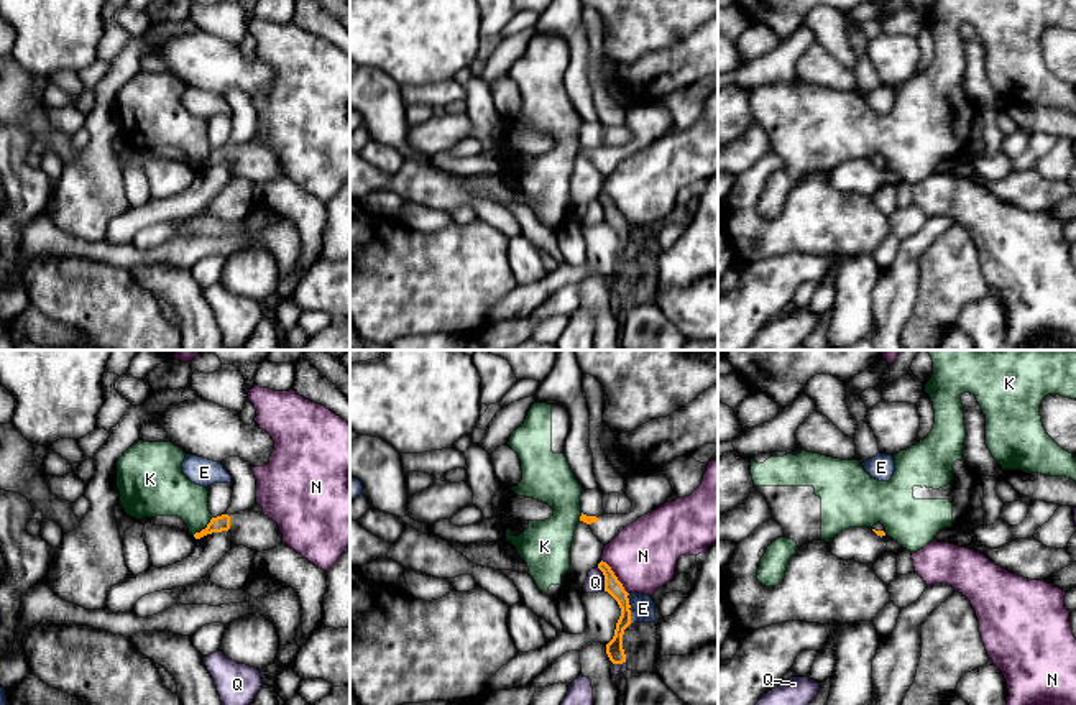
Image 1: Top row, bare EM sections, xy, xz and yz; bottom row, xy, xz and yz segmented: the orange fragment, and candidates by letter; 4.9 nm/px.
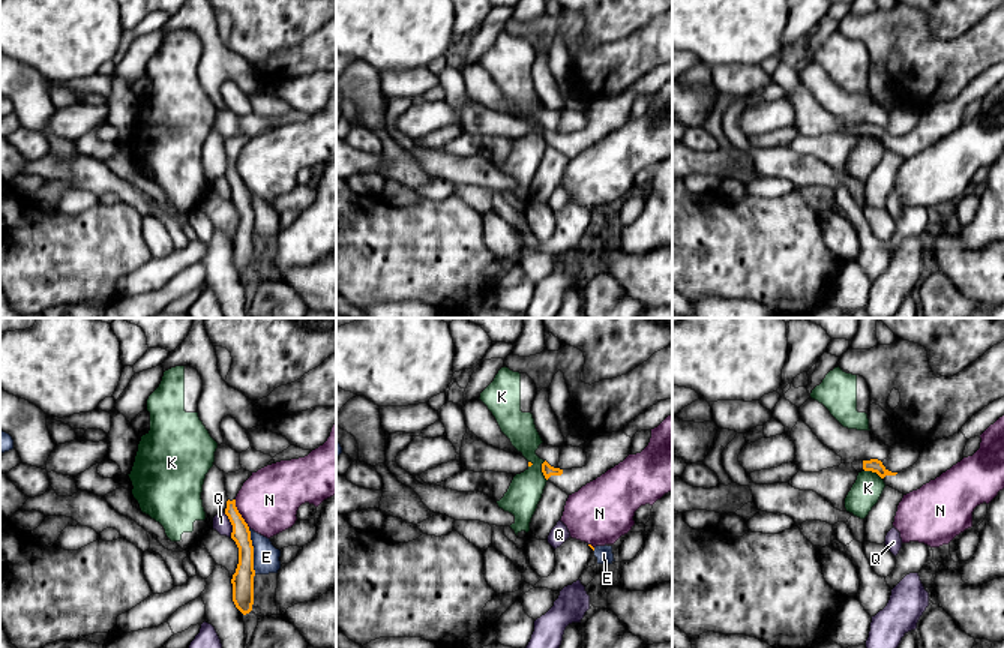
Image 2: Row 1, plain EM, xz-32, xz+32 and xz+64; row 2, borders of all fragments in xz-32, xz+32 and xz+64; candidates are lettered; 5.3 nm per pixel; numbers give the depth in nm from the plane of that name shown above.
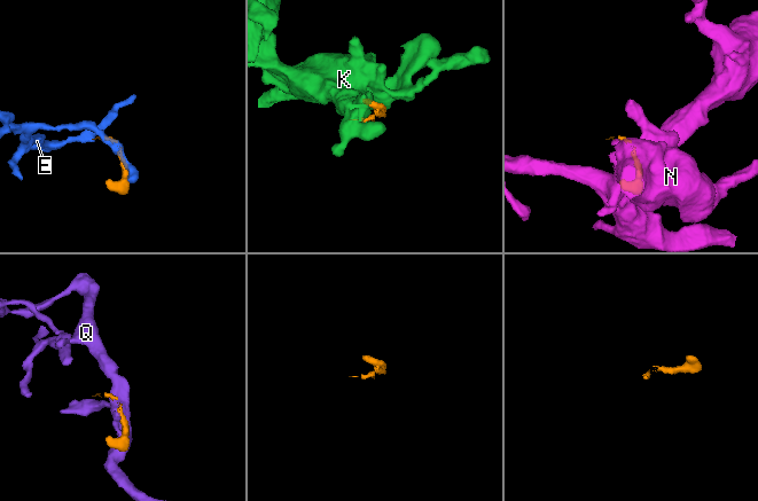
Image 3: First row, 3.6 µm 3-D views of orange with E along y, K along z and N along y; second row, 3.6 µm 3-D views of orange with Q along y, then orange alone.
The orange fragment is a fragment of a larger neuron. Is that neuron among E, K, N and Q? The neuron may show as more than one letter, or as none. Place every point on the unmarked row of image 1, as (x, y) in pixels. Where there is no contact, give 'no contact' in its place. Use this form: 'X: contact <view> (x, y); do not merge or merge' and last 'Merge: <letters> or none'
E: contact xz (629, 239); do not merge
K: contact xy (202, 161); do not merge
N: contact xz (616, 209); do not merge
Q: contact xz (605, 211); do not merge
Merge: none

